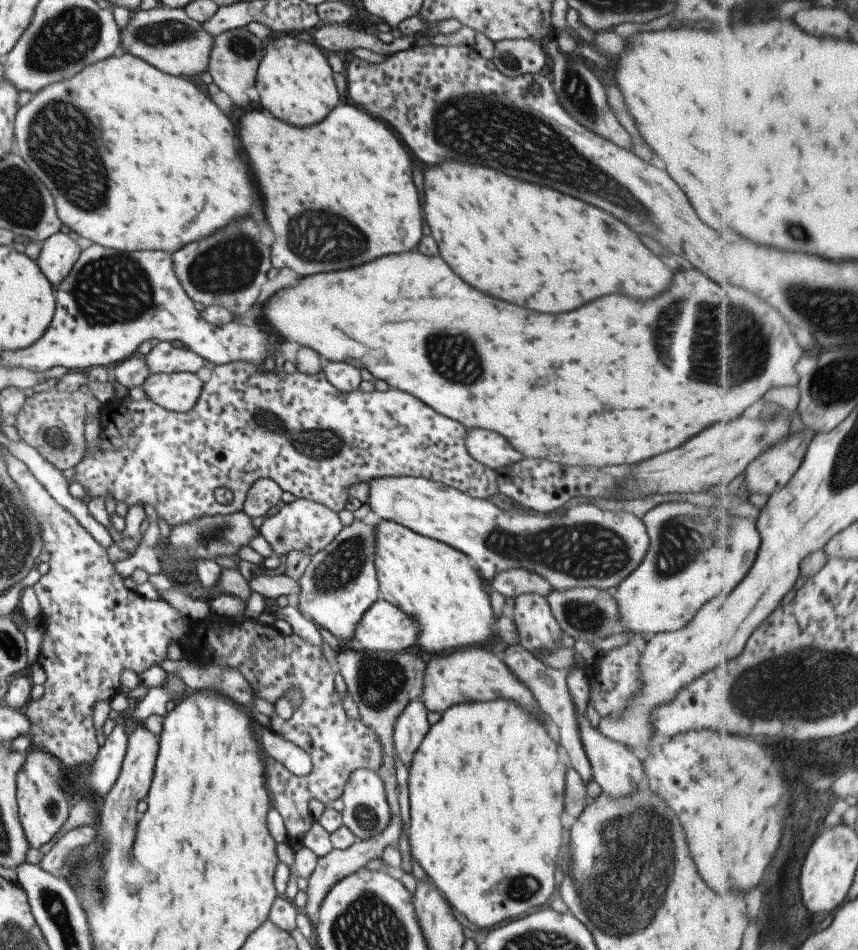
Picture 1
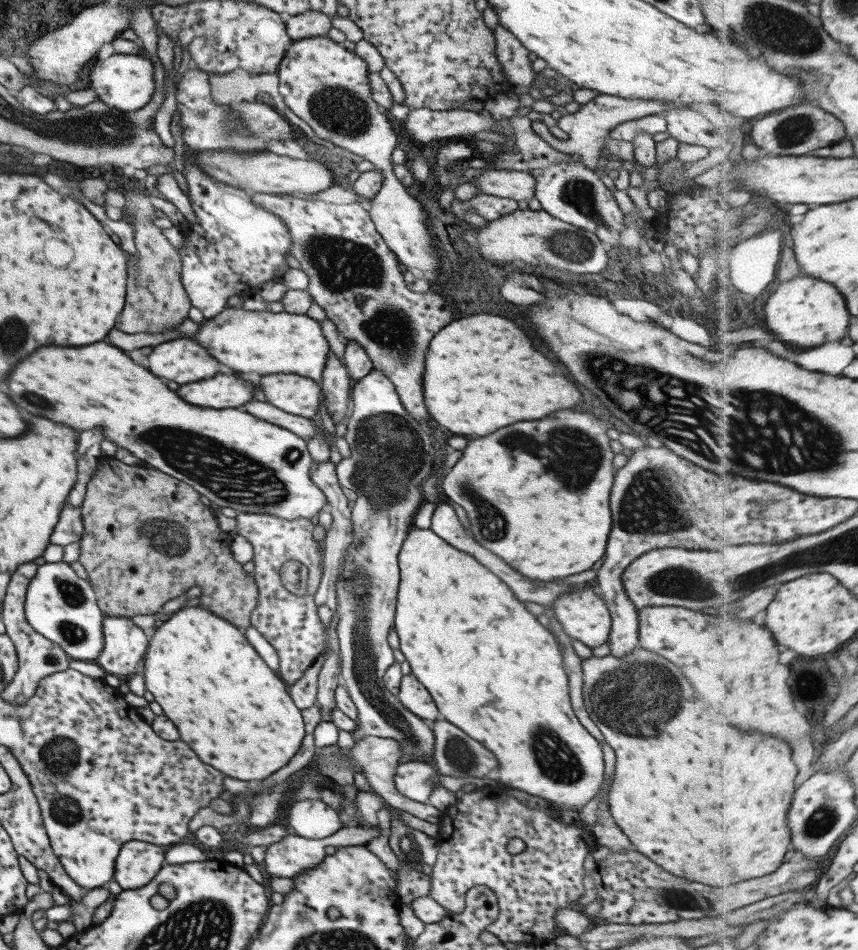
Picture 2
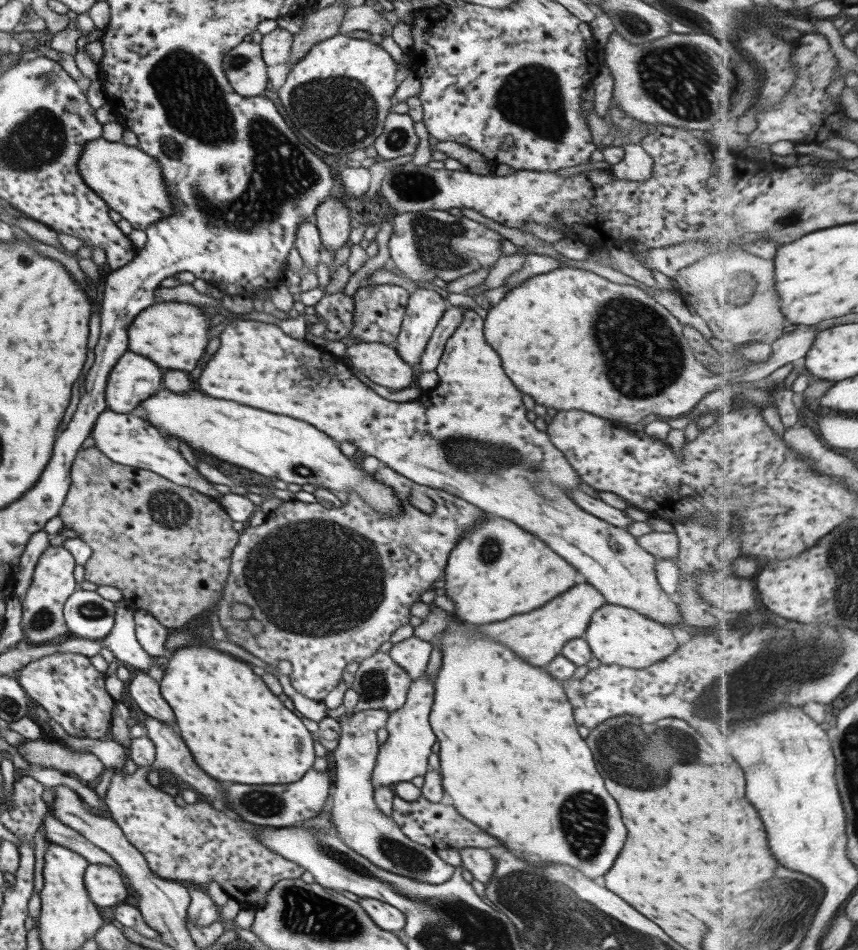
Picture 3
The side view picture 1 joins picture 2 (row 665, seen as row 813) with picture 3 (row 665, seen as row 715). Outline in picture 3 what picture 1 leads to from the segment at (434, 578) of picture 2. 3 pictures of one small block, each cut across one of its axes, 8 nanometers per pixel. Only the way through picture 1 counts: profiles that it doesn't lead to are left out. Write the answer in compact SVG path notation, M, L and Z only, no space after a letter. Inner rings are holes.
M455 615L448 617L448 627L444 634L436 635L434 646L441 648L442 666L434 680L434 704L429 712L429 723L431 724L434 734L437 736L440 751L440 770L442 770L442 786L444 792L452 797L452 806L464 818L488 832L490 836L496 836L496 840L504 846L505 850L510 850L516 858L530 862L534 868L544 868L546 864L566 864L576 870L580 870L588 878L598 878L604 876L610 866L614 864L620 848L624 846L626 840L626 828L620 818L620 810L616 800L608 794L604 788L604 780L596 770L594 755L584 738L578 733L578 724L574 720L574 708L564 692L562 681L550 676L546 670L540 667L534 667L521 660L512 650L508 650L502 644L492 642L492 638L484 638L472 632L468 632L468 623L460 622Z

